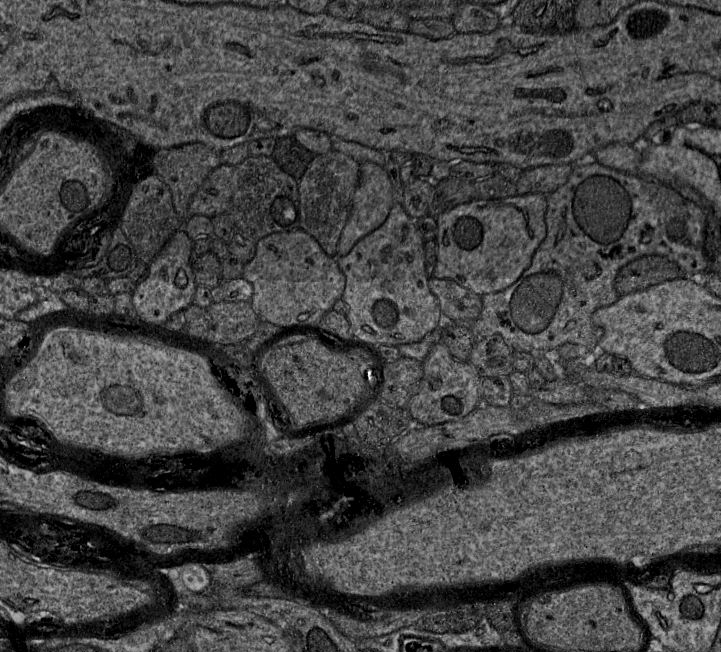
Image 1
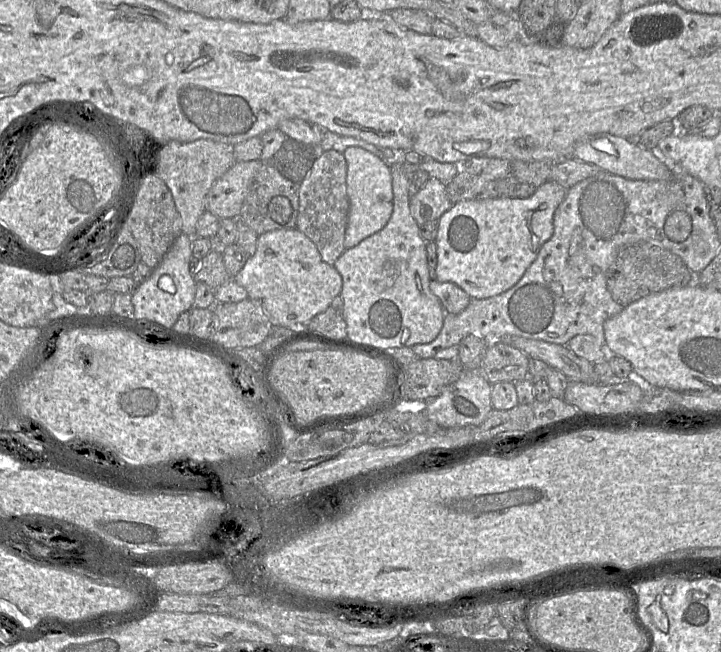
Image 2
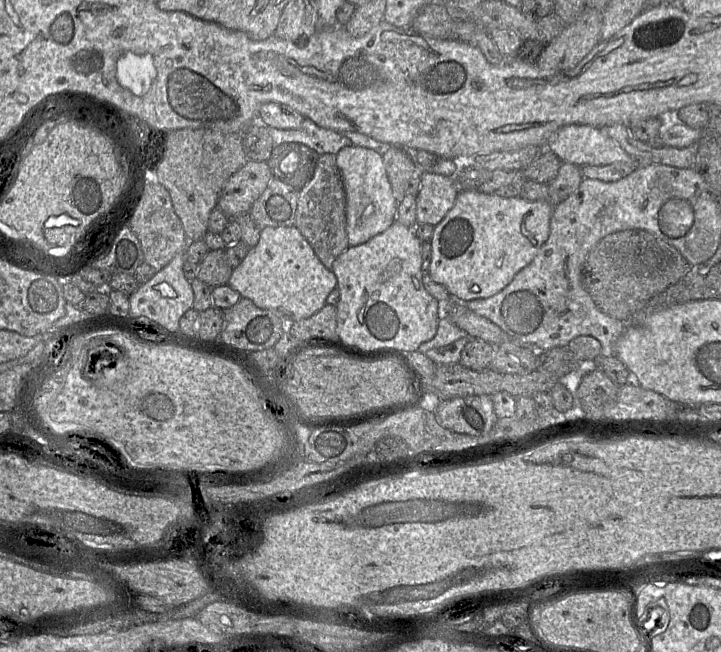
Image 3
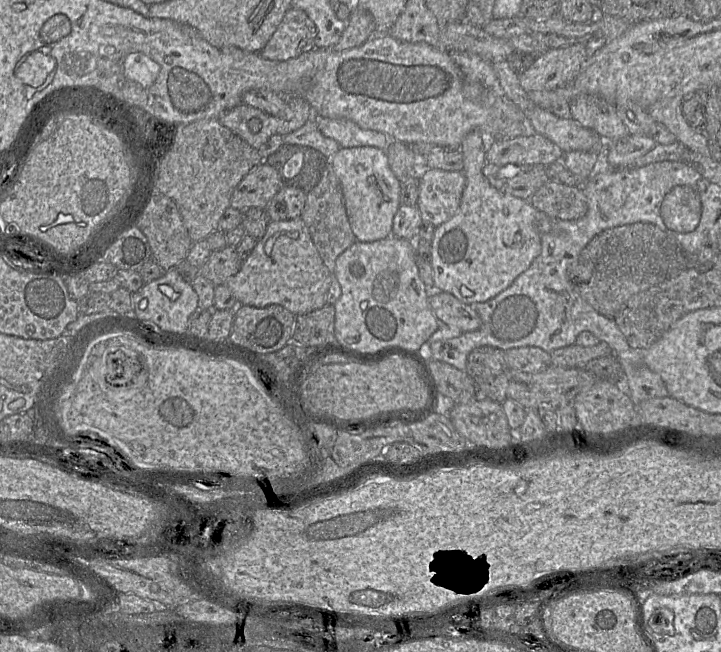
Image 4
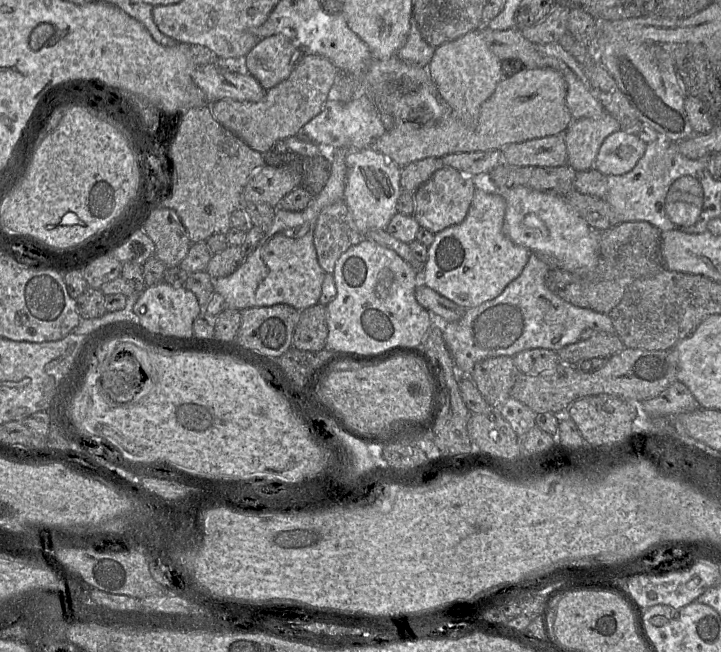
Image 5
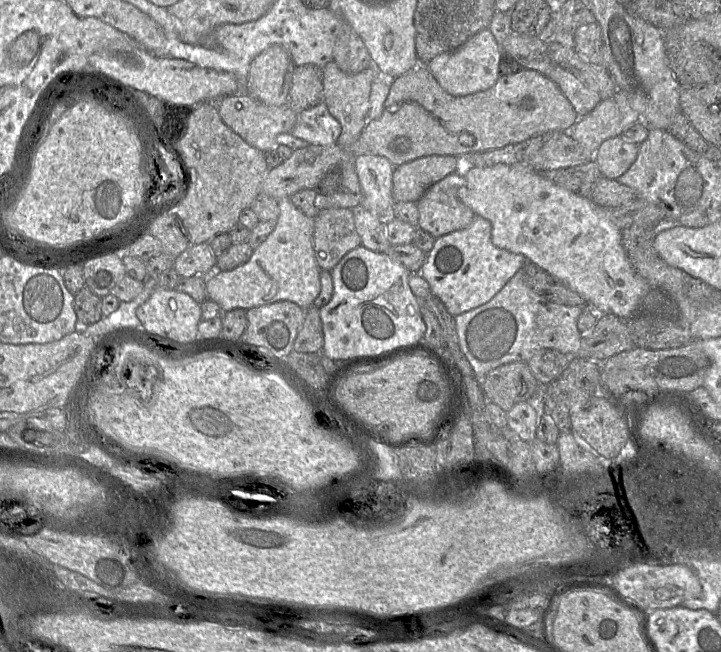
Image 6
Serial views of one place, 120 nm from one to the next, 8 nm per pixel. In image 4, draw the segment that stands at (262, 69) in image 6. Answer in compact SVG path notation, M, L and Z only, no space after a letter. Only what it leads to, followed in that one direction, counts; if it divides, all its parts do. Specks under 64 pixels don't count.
M289 8L277 29L259 52L268 60L285 61L312 50L317 29L307 14Z

